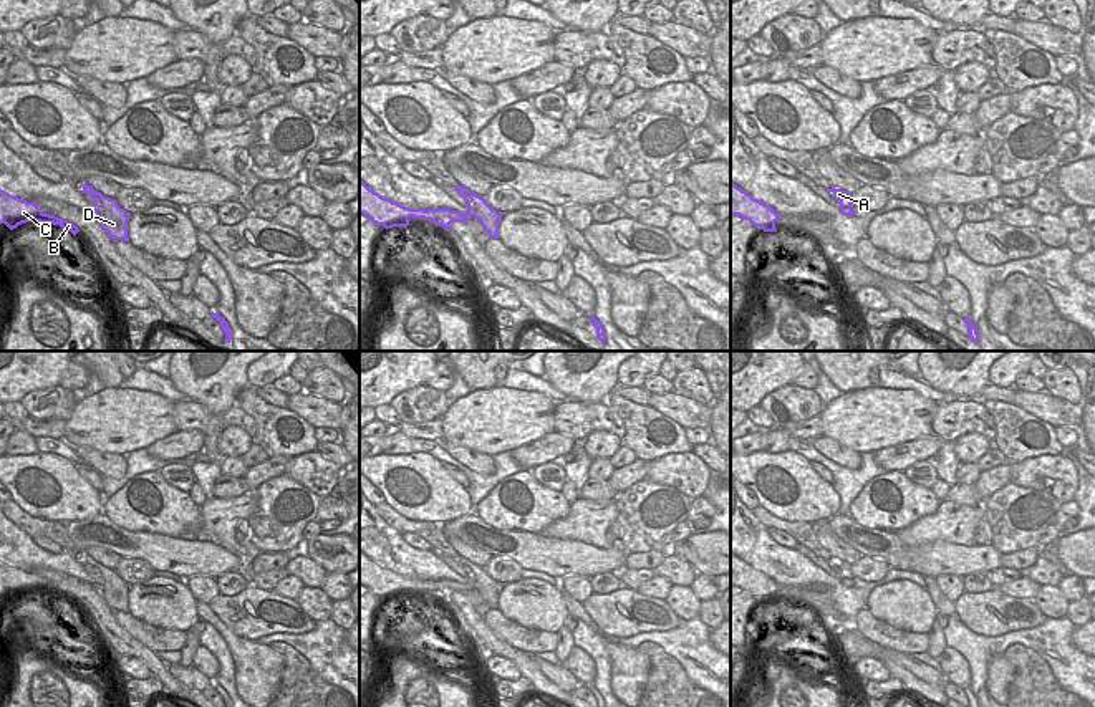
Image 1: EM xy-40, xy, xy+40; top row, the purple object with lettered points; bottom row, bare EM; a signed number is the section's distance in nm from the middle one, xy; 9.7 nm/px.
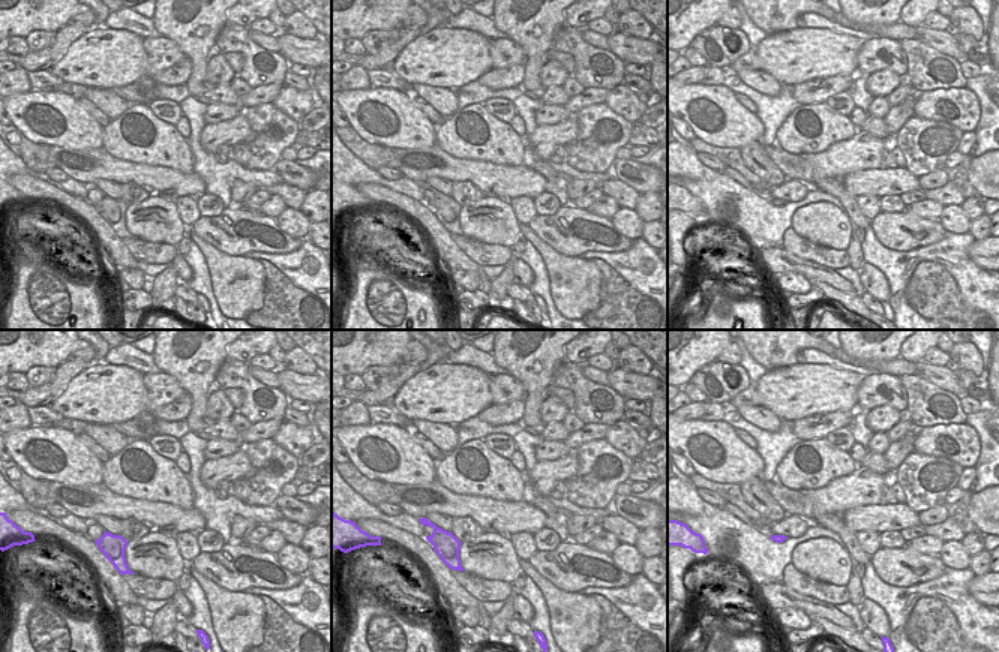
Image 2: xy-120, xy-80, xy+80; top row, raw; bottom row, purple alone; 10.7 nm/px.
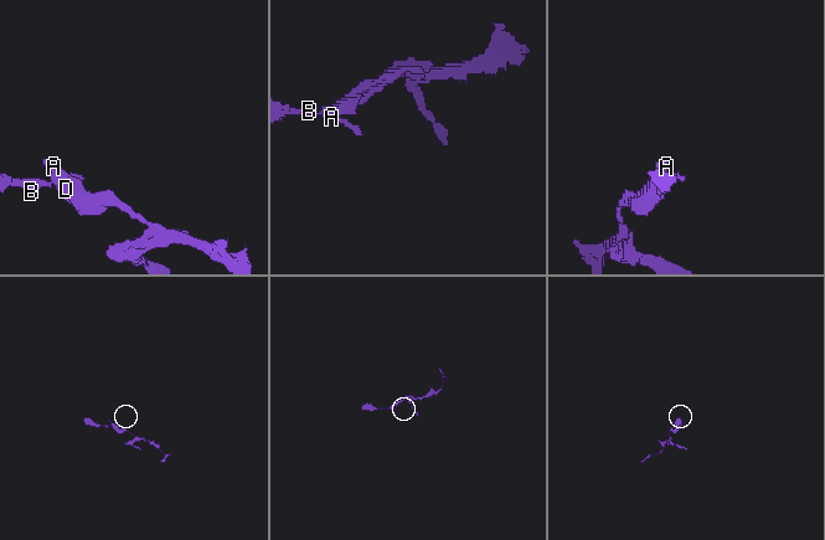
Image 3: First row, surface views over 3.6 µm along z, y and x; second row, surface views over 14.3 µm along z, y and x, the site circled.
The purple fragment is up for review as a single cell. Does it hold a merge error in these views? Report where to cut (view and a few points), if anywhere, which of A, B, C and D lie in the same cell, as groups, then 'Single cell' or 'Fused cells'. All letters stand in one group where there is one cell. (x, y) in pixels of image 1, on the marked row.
Split along xy (467, 212), (476, 216). Groups: A D / B C. Fused cells

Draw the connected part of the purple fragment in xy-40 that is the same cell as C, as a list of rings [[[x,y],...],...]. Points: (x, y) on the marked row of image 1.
[[[0,189],[0,224],[10,230],[27,222],[53,224],[76,235],[80,228],[68,220],[45,214],[41,205],[22,200]]]

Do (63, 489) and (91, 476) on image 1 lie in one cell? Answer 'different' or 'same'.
different

